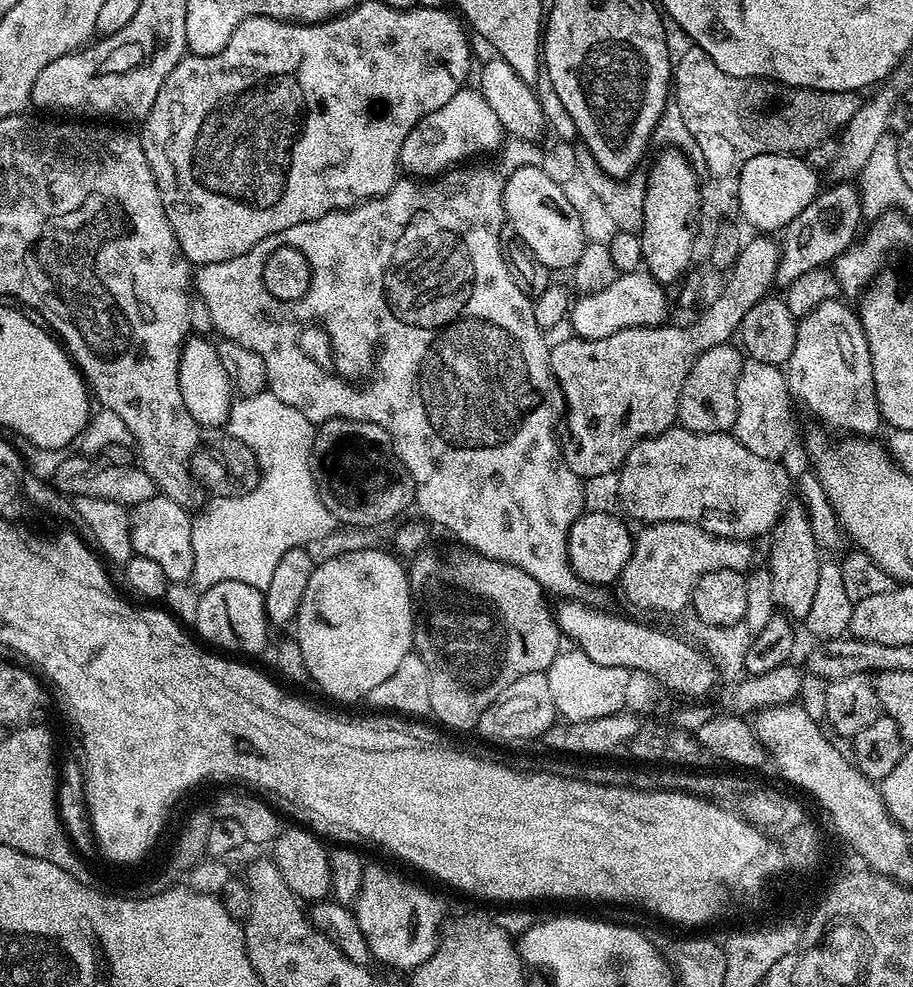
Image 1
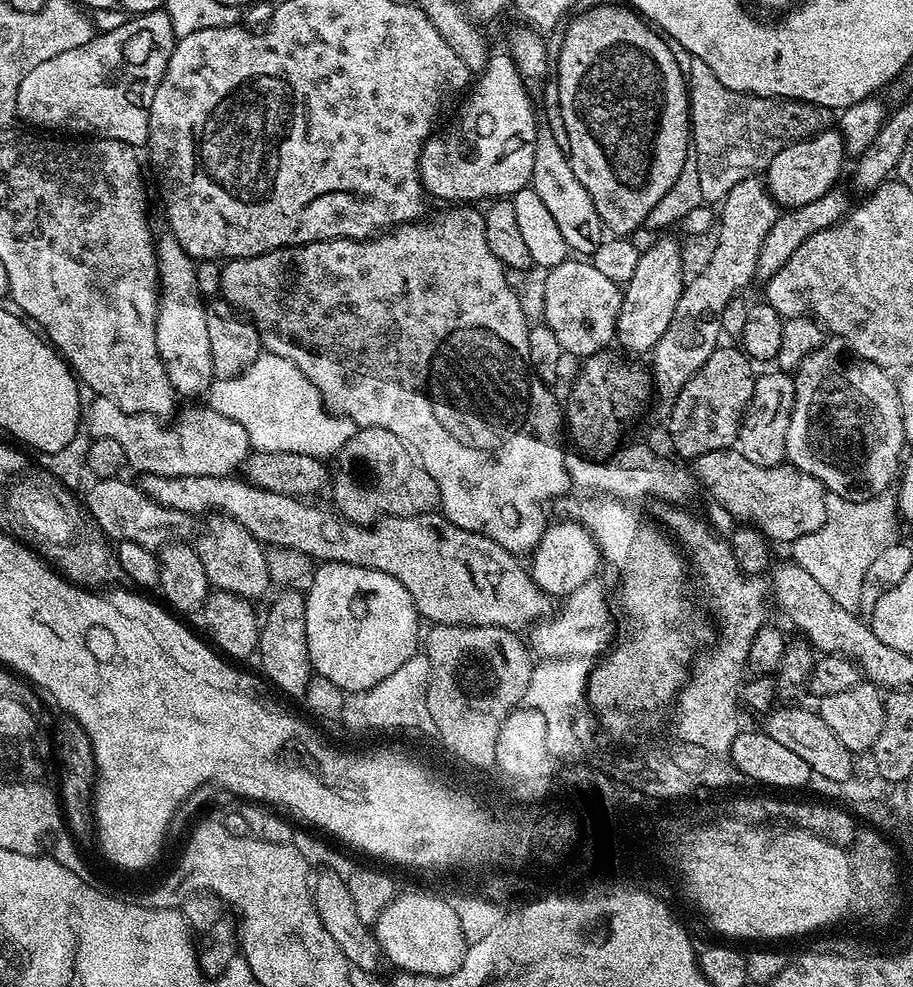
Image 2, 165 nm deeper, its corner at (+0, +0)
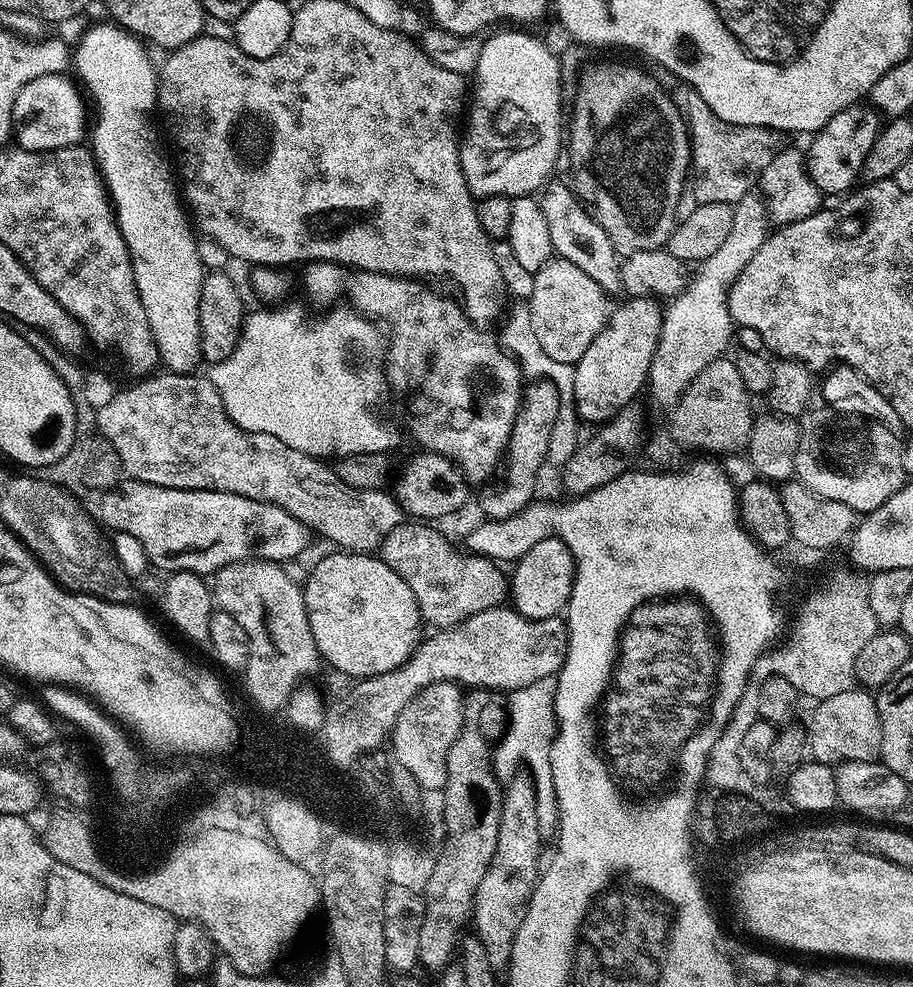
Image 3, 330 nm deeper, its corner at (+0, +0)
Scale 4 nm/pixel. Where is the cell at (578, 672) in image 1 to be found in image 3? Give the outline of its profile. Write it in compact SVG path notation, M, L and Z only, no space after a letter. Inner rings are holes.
M551 676L530 686L522 686L511 693L506 704L507 725L503 737L492 749L492 771L501 781L512 779L520 763L529 764L533 784L536 785L536 814L541 837L552 838L558 827L556 811L556 788L552 784L552 767L548 753L552 750L552 739L556 736L556 682Z

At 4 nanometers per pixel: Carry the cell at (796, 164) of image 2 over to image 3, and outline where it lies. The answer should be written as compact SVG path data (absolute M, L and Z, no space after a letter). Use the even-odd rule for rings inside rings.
M853 106L834 114L826 126L811 137L812 145L806 148L806 163L812 181L825 197L848 192L852 183L861 179L864 163L880 134L881 113L872 106ZM866 107L866 108L864 108Z

